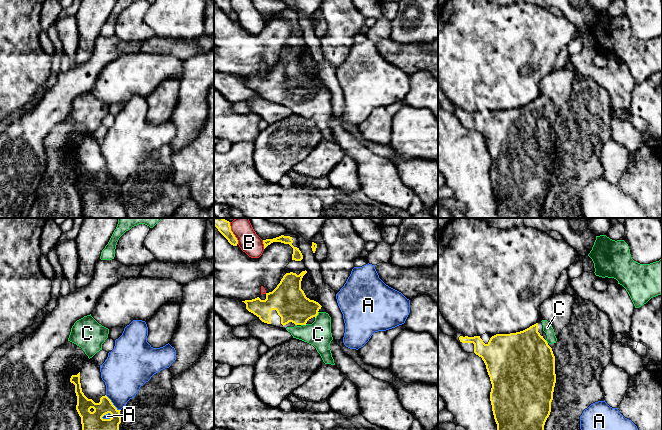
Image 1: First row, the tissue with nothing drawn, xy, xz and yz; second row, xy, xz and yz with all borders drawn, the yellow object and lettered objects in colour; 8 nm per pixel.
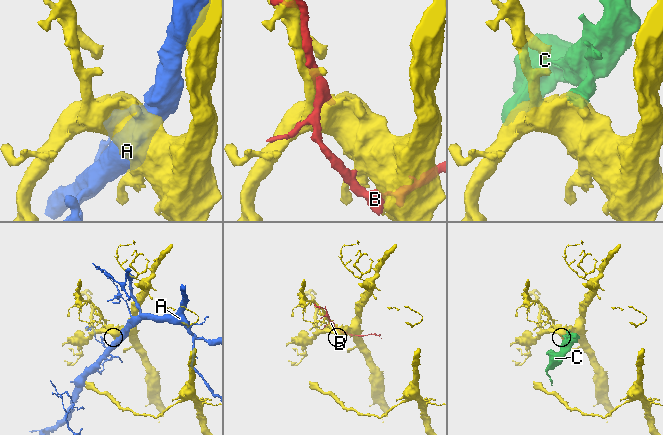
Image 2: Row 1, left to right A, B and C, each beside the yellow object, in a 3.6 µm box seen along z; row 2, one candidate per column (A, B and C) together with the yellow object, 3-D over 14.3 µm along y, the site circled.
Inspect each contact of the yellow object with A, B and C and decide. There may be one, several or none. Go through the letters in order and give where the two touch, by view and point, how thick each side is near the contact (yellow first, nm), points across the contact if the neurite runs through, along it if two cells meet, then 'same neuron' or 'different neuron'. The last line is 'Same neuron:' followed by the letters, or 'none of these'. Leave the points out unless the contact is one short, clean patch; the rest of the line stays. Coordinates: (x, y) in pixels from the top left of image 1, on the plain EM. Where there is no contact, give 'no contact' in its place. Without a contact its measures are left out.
A: meets yellow in xy at (112, 179); 180 nm thick on the yellow side, 320 nm on the other; different neuron
B: meets yellow in xz at (263, 19); 60 nm thick on the yellow side, 170 nm on the other; different neuron
C: meets yellow in xz at (317, 90); 260 nm thick on the yellow side, 200 nm on the other; runs through xz (290, 78), (317, 90), (318, 110); same neuron
Same neuron: C

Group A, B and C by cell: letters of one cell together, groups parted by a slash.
A / B / C

